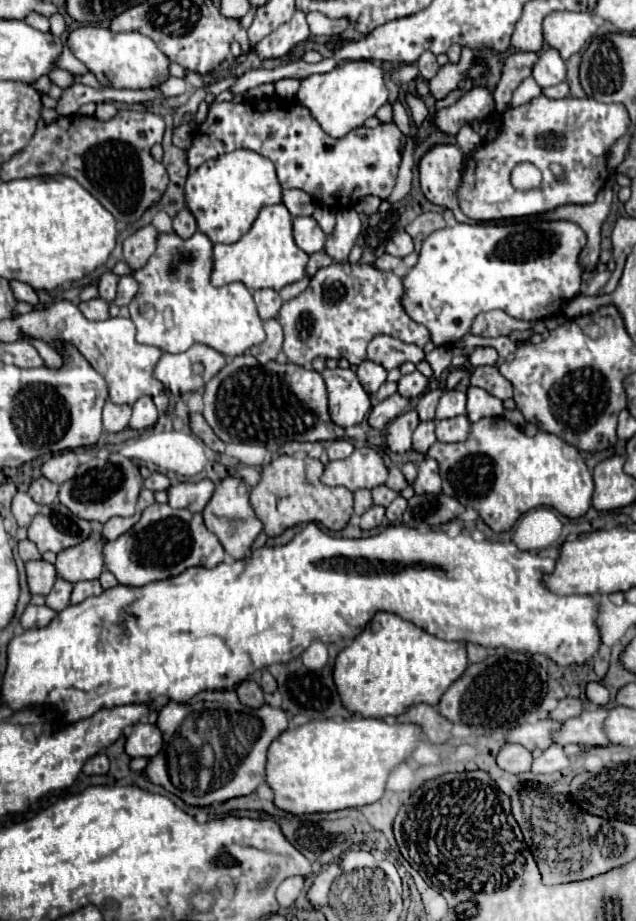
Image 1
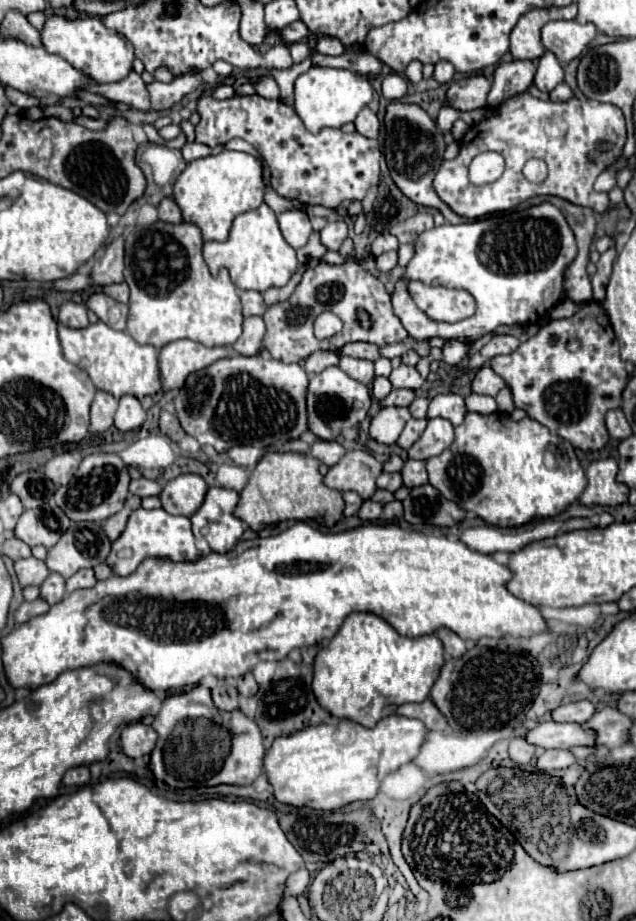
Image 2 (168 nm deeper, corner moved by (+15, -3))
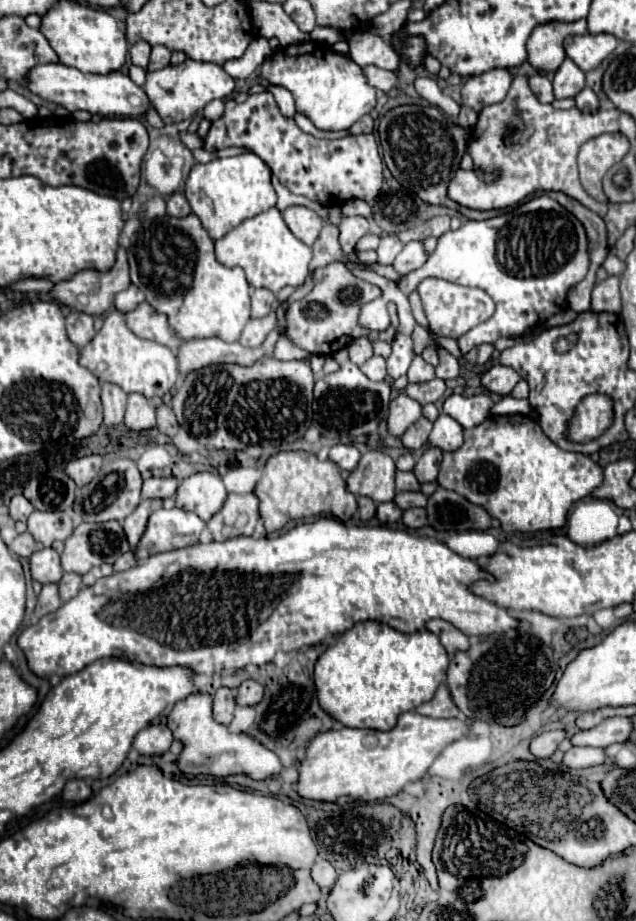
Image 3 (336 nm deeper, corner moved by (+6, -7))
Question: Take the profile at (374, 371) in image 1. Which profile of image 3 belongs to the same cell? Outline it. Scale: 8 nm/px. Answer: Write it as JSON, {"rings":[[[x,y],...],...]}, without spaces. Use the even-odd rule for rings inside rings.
{"rings":[[[372,356],[368,358],[360,370],[370,378],[370,380],[384,380],[386,378],[386,360],[382,356]]]}

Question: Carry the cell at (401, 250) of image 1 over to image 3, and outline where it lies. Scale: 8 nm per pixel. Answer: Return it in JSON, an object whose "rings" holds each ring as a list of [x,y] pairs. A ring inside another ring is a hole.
{"rings":[[[389,235],[382,238],[376,254],[378,254],[378,264],[392,264],[394,258],[398,256],[398,252],[404,248],[406,244],[400,242],[398,235]]]}

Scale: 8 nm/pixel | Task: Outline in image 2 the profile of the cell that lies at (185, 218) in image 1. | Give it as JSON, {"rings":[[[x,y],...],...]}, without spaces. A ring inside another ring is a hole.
{"rings":[[[163,198],[159,204],[159,220],[161,222],[169,222],[169,224],[177,224],[183,222],[181,220],[181,210],[177,206],[177,202],[173,198]]]}

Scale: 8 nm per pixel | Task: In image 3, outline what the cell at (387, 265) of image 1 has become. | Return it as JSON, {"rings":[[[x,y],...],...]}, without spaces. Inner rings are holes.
{"rings":[[[414,240],[414,242],[408,242],[404,246],[404,250],[396,256],[396,260],[394,260],[392,266],[394,266],[394,270],[398,274],[404,276],[404,274],[420,268],[426,262],[426,258],[428,258],[428,254],[424,250],[424,244],[418,242],[418,240]]]}

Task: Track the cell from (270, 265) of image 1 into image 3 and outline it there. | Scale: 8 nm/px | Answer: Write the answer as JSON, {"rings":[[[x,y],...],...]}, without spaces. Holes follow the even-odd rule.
{"rings":[[[270,208],[254,218],[244,220],[226,236],[216,240],[216,258],[220,264],[228,268],[232,266],[244,268],[250,286],[250,318],[252,318],[252,292],[256,288],[268,288],[276,294],[284,286],[298,288],[304,284],[310,272],[308,264],[312,260],[312,248],[290,232],[278,208]]]}

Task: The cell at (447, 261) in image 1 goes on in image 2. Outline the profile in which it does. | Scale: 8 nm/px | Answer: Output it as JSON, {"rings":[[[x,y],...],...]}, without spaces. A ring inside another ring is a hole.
{"rings":[[[549,202],[527,210],[497,212],[475,222],[435,226],[419,234],[405,276],[391,294],[393,310],[415,340],[433,336],[477,340],[501,324],[535,324],[563,299],[565,268],[575,254],[577,246],[569,224],[561,210]],[[415,280],[427,286],[469,290],[477,304],[473,318],[465,318],[459,324],[433,322],[425,312],[419,312],[407,292],[407,284]]]}

